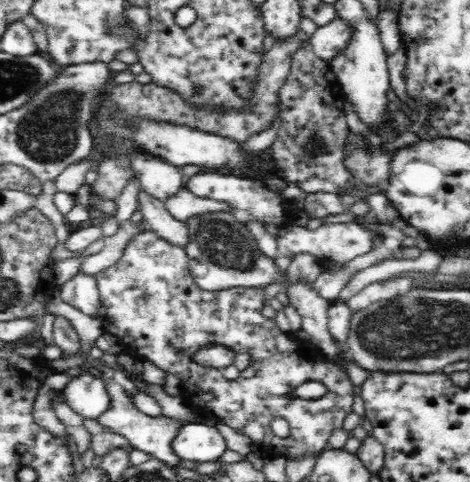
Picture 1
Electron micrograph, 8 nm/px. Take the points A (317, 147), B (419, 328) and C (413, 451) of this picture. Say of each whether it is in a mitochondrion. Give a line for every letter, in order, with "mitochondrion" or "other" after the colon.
A: mitochondrion
B: mitochondrion
C: other

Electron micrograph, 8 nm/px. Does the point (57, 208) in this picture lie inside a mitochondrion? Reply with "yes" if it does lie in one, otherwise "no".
no

